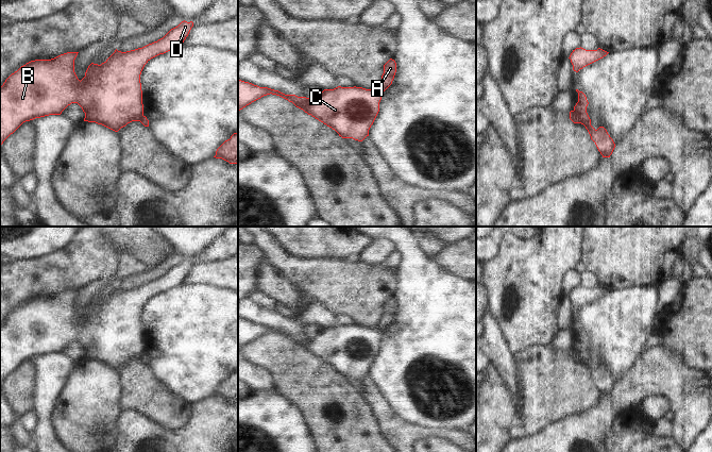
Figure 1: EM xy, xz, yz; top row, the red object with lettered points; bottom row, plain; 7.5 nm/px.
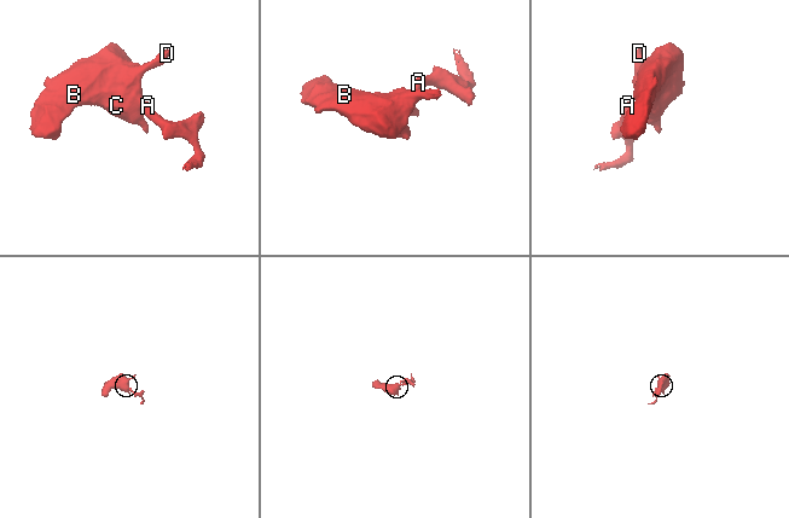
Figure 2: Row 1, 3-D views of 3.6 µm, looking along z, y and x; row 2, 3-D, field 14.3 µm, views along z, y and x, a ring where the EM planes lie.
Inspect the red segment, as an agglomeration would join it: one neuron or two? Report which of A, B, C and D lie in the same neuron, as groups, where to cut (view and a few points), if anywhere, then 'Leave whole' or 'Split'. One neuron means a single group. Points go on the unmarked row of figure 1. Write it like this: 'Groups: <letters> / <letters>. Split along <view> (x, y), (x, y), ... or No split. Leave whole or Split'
Groups: A / B C D. Split along yz (573, 349), (581, 361). Split

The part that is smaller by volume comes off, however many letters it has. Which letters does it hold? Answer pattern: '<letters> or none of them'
A

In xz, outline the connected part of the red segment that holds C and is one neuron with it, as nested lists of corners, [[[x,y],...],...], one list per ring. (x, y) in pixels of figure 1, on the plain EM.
[[[238,318],[238,348],[267,333],[279,334],[335,368],[342,376],[362,380],[378,350],[382,331],[362,325],[324,328],[315,336],[285,333],[268,325],[259,325]]]

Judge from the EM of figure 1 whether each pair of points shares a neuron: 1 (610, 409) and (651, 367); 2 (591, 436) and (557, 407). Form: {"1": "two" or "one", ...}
{"1": "one", "2": "two"}

